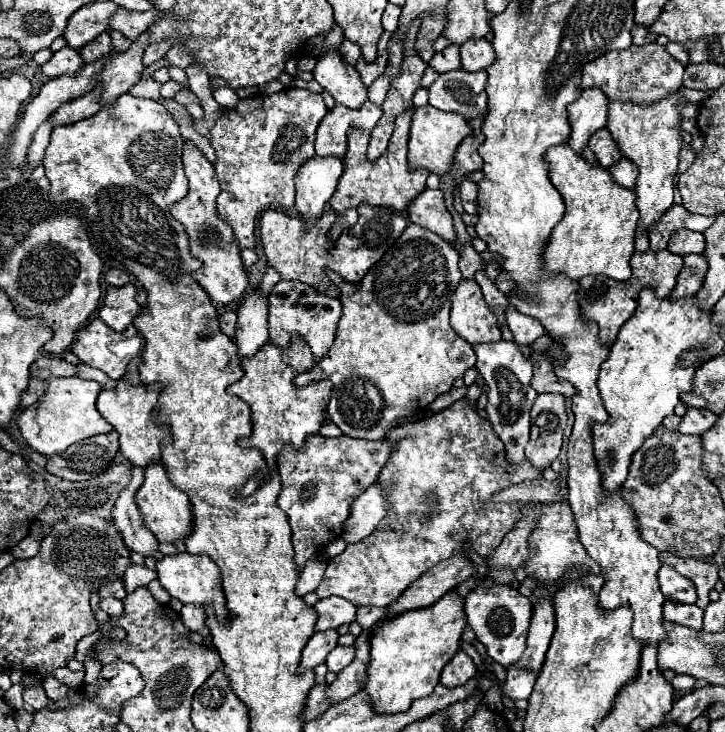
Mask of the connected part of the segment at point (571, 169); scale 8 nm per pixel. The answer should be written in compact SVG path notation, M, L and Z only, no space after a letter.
M568 144L550 148L546 160L550 164L550 182L558 188L566 204L566 214L554 226L552 236L544 246L544 268L554 274L564 274L574 282L590 274L604 274L620 282L628 280L632 274L630 258L634 254L634 232L638 222L638 208L634 204L636 194L618 186L606 168L592 166L576 156Z

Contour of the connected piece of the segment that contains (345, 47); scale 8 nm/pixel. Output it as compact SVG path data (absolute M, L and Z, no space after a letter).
M344 40L338 52L340 52L342 60L344 60L346 64L350 64L350 66L354 66L356 60L358 60L358 56L360 56L360 48L358 48L356 44L352 44L350 40Z

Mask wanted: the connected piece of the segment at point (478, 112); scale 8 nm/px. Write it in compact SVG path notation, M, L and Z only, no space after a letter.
M462 68L444 72L428 90L430 106L444 112L456 112L468 122L484 118L488 114L487 78L486 70L474 74Z

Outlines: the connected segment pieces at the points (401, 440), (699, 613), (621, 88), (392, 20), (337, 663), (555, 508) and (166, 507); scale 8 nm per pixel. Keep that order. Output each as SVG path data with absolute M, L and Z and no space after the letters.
M466 400L454 402L450 408L428 416L414 424L396 426L386 434L386 440L392 442L392 454L378 476L378 484L384 490L388 516L382 518L378 528L366 536L362 542L348 544L346 550L328 562L324 578L316 588L318 598L342 596L354 606L388 606L394 602L420 574L430 570L440 560L450 558L454 552L470 556L476 552L482 558L488 558L502 538L514 530L516 522L522 518L522 508L528 502L508 502L496 504L492 496L498 490L504 490L512 484L522 484L526 480L534 482L540 478L538 470L530 466L530 460L512 464L506 458L502 440L494 434L490 422L480 418L474 406Z
M664 602L664 620L668 620L668 622L700 630L702 628L702 616L704 616L704 610L700 610L698 606Z
M652 42L648 46L630 46L620 52L606 52L604 56L588 62L584 68L584 84L580 84L580 88L600 88L608 100L648 106L648 102L654 104L656 100L678 92L682 88L682 74L684 66L674 60L664 46Z
M394 4L386 6L386 10L382 14L382 26L384 26L384 30L394 32L394 28L396 28L396 6Z
M336 646L328 656L326 656L326 666L330 672L340 672L344 670L352 660L354 660L354 646Z
M568 502L540 504L540 516L534 524L534 530L528 538L528 558L524 560L524 570L528 578L534 578L538 584L554 584L562 580L572 570L582 570L586 574L600 574L600 566L586 554L584 546L578 540L574 526L572 510Z
M150 464L144 470L144 482L138 488L138 494L134 494L134 500L138 502L138 510L142 514L144 526L148 530L152 530L152 534L158 538L158 542L174 544L192 534L194 514L190 508L190 498L188 498L188 494L184 494L182 490L178 490L176 486L170 484L162 464Z

